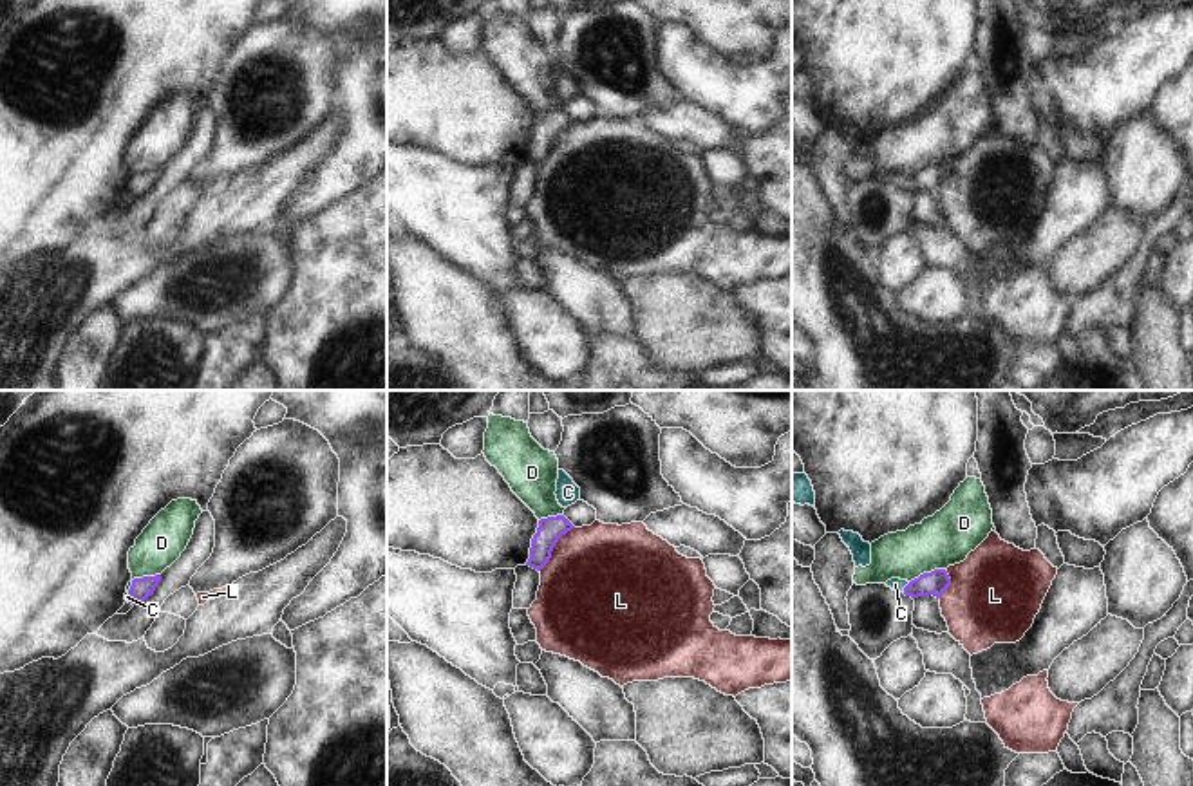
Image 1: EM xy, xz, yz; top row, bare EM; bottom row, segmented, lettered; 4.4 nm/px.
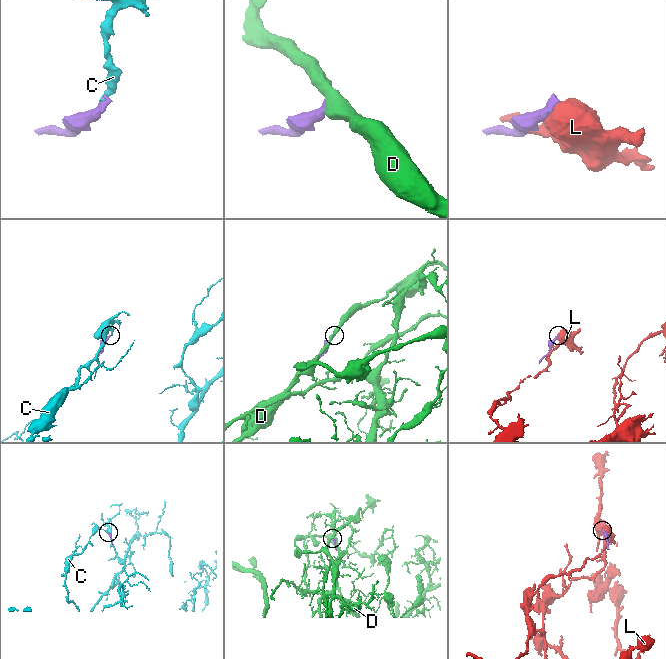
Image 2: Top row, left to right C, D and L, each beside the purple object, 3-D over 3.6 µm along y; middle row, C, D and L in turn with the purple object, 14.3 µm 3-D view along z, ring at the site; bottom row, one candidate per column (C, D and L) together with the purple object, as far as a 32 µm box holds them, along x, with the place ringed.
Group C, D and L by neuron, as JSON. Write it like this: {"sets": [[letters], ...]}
{"sets": [["C"], ["D"], ["L"]]}

